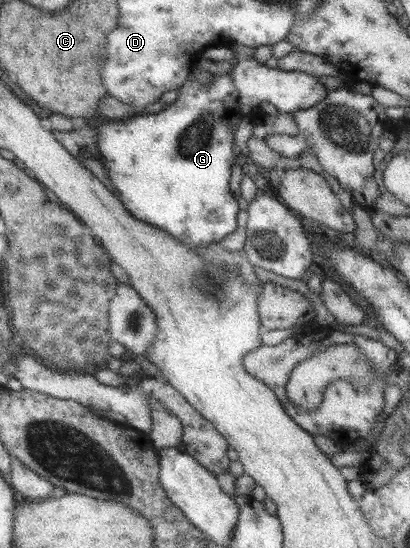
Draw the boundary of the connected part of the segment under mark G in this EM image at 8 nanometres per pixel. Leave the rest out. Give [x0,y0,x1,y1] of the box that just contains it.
[94,72,243,247]

